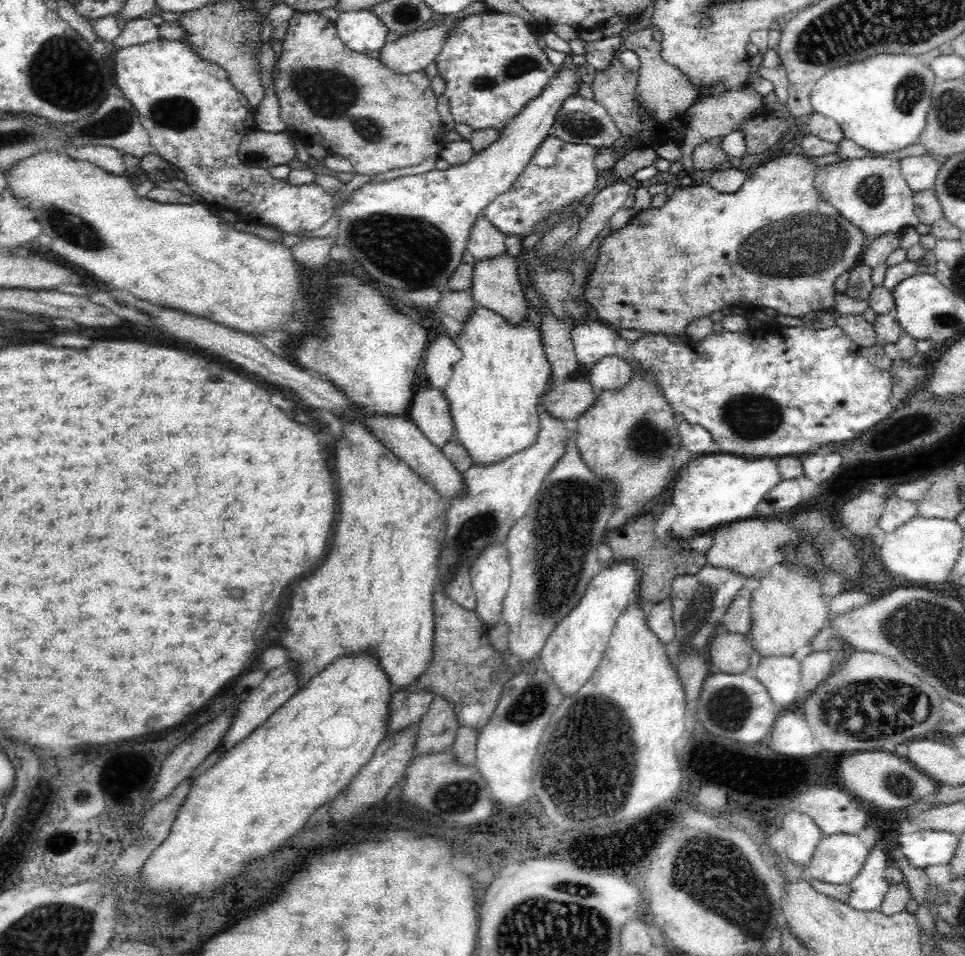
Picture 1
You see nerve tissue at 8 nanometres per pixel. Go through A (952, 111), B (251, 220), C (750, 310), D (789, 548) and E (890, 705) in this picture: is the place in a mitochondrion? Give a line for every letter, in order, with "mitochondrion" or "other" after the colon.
A: mitochondrion
B: other
C: other
D: mitochondrion
E: mitochondrion

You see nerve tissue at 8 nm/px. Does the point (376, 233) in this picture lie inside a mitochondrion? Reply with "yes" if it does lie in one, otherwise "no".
yes

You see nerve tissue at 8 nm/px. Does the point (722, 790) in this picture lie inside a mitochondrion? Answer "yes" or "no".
no

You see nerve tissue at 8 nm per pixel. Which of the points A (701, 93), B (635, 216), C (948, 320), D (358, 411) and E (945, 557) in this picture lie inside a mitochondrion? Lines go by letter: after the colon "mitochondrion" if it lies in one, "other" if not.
A: other
B: other
C: mitochondrion
D: other
E: other

